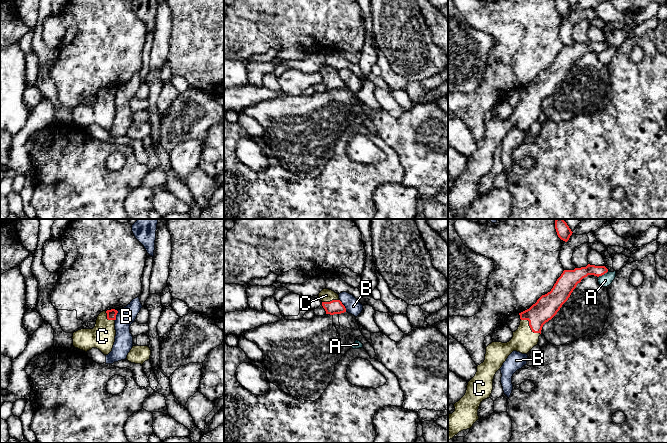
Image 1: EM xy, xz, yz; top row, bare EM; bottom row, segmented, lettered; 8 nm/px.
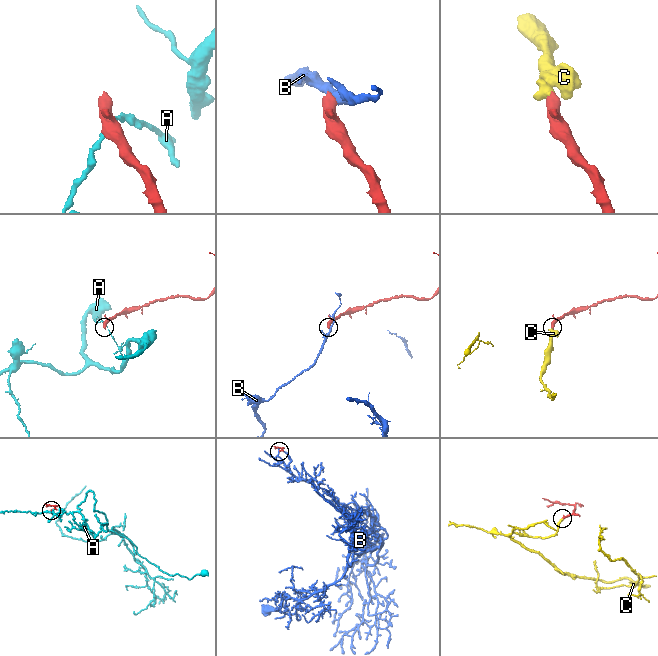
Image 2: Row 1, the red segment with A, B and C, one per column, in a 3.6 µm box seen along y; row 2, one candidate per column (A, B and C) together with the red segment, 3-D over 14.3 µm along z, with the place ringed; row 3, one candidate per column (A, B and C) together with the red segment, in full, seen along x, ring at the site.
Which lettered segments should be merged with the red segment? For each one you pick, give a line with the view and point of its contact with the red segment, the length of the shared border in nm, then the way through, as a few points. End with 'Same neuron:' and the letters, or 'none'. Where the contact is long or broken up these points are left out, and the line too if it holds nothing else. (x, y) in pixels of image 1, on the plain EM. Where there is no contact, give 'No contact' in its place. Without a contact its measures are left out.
C: Touches red at yz (529, 101). Shared border 200 nm. Path across: yz (547, 82), (529, 101), (529, 107), (523, 116)
Same neuron: C

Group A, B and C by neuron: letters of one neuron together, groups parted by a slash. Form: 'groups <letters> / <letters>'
groups A / B / C

